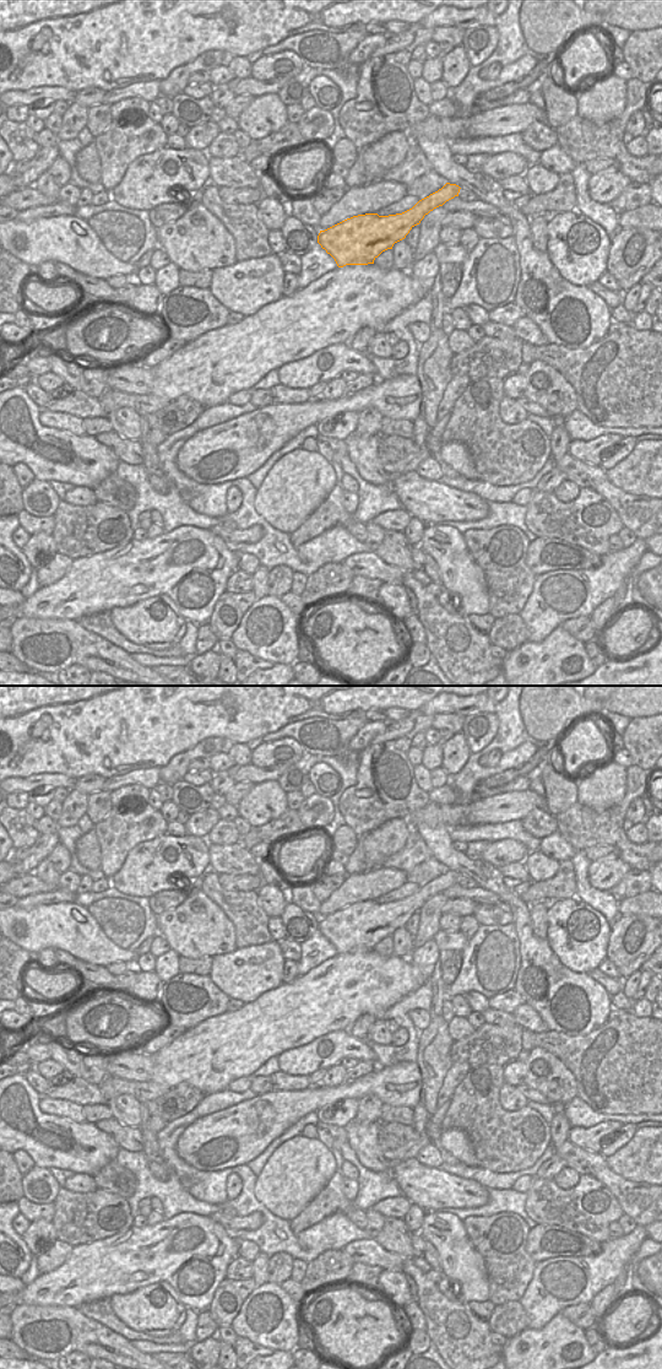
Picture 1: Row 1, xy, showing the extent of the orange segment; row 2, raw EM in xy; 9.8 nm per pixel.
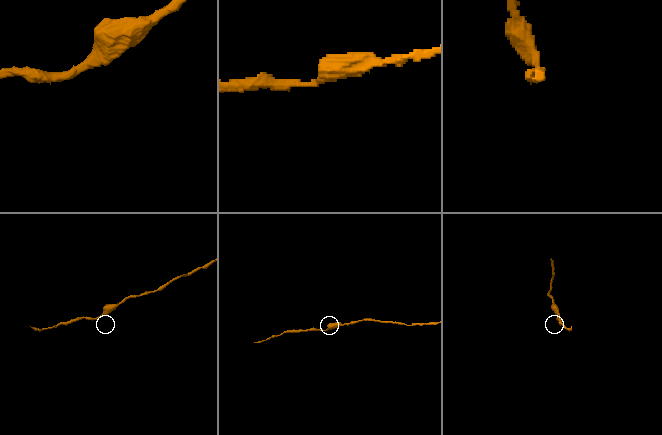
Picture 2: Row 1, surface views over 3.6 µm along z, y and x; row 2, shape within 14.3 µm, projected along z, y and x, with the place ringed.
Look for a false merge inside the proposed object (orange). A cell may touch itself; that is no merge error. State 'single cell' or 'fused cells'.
single cell

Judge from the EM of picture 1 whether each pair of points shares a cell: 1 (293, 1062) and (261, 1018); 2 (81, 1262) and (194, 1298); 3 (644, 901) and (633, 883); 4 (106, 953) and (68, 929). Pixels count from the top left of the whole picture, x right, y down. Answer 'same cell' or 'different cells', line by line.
1: different cells
2: same cell
3: different cells
4: same cell

